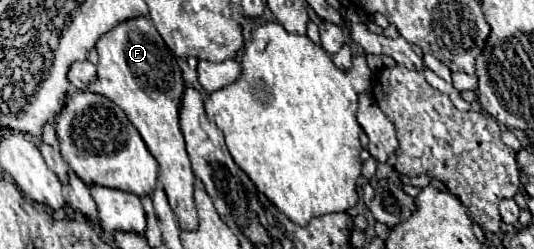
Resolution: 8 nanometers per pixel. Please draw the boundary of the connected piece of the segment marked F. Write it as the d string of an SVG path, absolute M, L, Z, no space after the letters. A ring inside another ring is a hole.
M134 16L114 26L110 32L98 38L96 52L100 56L98 76L86 86L86 90L110 98L126 112L128 120L136 126L160 166L158 182L162 184L180 226L194 230L198 226L198 214L192 198L194 174L184 148L184 138L178 128L178 108L184 80L174 56L166 48L162 36L156 32L148 16Z

